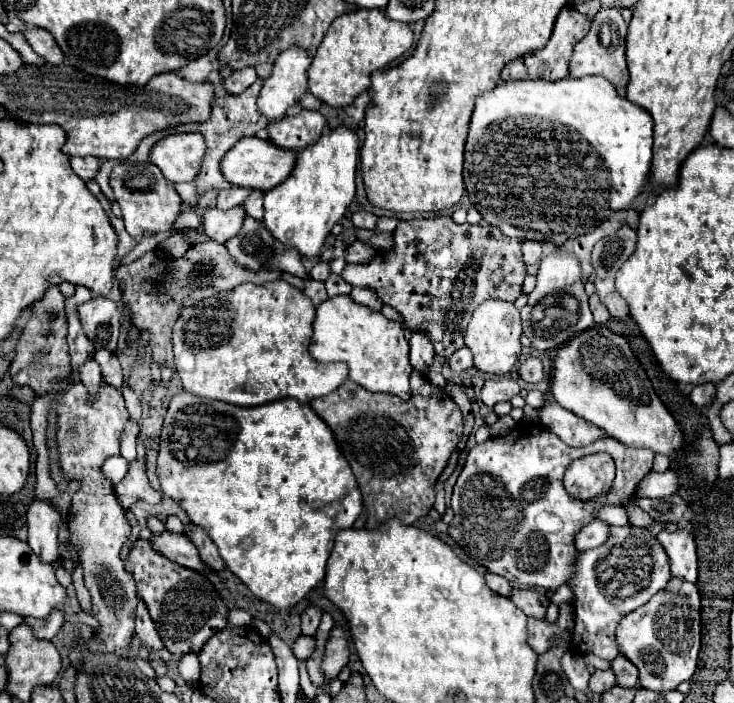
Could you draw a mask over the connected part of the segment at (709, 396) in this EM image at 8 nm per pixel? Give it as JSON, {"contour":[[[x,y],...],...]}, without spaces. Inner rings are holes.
{"contour":[[[702,384],[702,386],[696,386],[696,388],[690,392],[690,400],[692,400],[698,408],[706,408],[706,406],[710,406],[710,402],[714,400],[714,394],[716,394],[716,384]]]}

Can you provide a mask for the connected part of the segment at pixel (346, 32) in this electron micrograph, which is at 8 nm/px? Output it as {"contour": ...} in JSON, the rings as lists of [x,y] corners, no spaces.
{"contour":[[[384,10],[342,14],[332,22],[308,68],[308,88],[318,100],[330,106],[348,106],[356,96],[370,88],[370,74],[402,56],[412,46],[412,40],[412,28],[406,26],[406,22],[390,22]]]}

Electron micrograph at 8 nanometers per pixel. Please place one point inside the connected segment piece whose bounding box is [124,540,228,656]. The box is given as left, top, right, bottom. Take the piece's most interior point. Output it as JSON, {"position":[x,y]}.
{"position":[186,608]}

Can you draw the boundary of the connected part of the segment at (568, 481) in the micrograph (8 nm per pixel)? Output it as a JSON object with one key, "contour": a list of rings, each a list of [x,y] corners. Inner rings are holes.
{"contour":[[[604,452],[580,458],[578,462],[570,464],[564,474],[566,490],[580,500],[590,500],[604,494],[612,486],[612,480],[614,460]]]}

